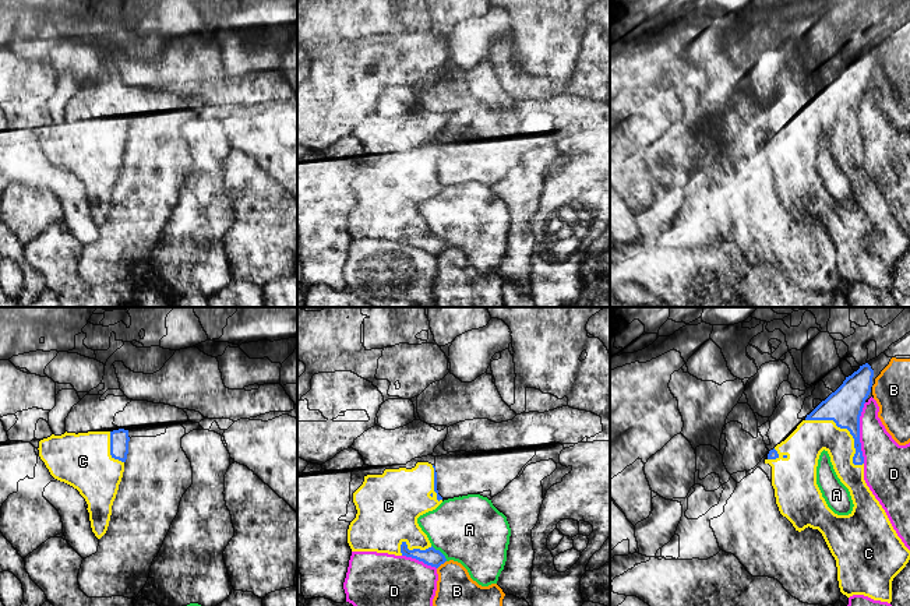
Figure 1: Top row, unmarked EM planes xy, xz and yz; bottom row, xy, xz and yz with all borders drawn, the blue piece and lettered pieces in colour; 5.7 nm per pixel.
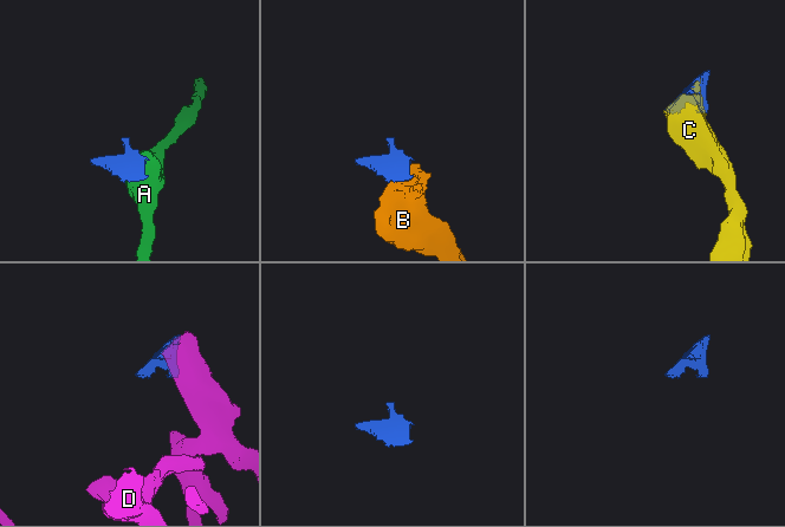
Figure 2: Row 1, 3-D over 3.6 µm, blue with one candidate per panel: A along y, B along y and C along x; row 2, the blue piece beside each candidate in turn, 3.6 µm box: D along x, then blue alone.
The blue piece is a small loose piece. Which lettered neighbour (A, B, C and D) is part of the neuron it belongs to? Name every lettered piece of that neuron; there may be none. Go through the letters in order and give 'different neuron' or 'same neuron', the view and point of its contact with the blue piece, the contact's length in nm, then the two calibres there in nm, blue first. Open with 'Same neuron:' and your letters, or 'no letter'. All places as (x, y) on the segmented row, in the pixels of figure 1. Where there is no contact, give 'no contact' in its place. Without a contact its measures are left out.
Same neuron: C
A: different neuron; meets blue in xz at (440, 552); contact 130 nm long; 100 nm thick on the blue side, 400 nm on the other
B: different neuron; meets blue in xz at (441, 563); contact 80 nm long; 100 nm thick on the blue side, 200 nm on the other
C: same neuron; meets blue in yz at (847, 429); contact 420 nm long; 200 nm thick on the blue side, 200 nm on the other
D: different neuron; meets blue in yz at (859, 433); contact 360 nm long; 200 nm thick on the blue side, 280 nm on the other

